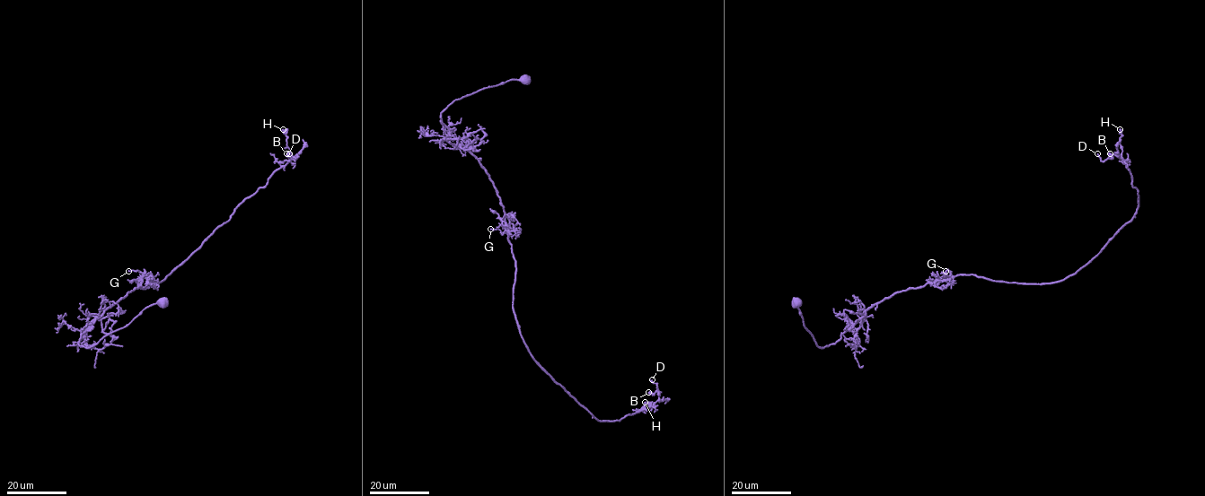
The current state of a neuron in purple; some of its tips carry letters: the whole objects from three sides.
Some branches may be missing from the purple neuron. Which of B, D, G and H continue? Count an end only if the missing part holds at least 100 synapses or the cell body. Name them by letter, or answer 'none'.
none

